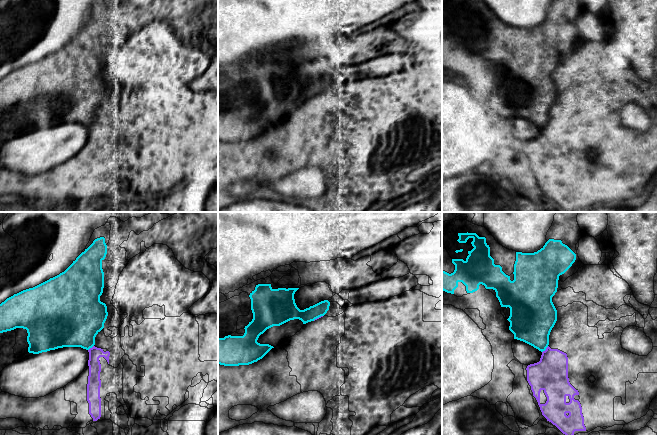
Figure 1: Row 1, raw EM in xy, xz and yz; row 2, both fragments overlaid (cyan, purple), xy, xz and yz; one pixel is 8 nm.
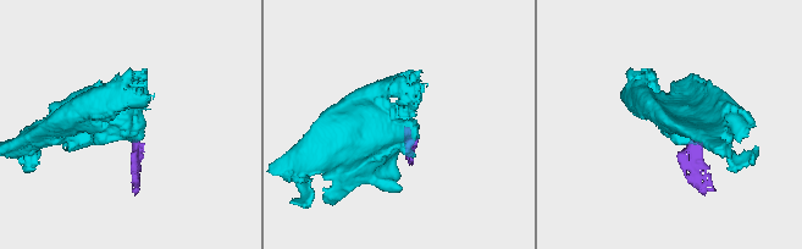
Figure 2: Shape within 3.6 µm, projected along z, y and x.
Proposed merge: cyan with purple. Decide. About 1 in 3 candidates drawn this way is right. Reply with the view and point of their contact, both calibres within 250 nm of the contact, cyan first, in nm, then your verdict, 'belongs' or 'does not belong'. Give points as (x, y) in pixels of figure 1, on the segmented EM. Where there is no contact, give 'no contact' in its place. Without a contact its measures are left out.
contact yz (545, 349); calibres 340 and 280 nm; does not belong

